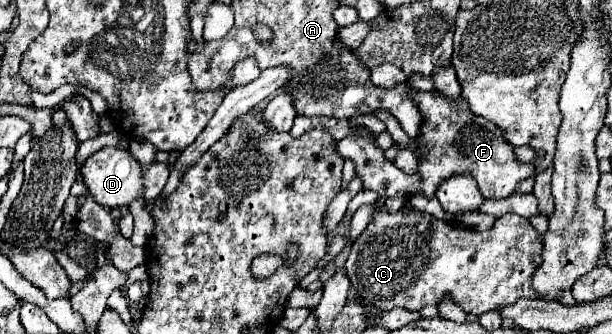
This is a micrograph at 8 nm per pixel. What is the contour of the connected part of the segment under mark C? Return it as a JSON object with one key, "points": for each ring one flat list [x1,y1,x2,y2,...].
{"points":[[381,207,375,209,369,225,365,227,365,231,357,237,357,241,351,245,351,253,347,257,347,263,345,263,345,271,347,271,347,277,351,281,351,285,355,287,355,291,359,293,361,301,369,307,375,307,375,309,383,309,383,311,391,311,393,307,401,307,401,309,407,309,407,311,421,311,425,305,439,305,447,295,451,297,451,301,455,305,459,305,465,313,473,313,473,315,481,315,485,311,493,311,493,309,501,309,505,305,513,305,517,299,537,299,537,291,533,291,533,285,531,285,531,277,533,277,533,271,537,271,537,267,541,265,541,241,539,241,539,235,537,231,533,229,533,225,525,219,525,217,519,217,515,213,507,213,503,217,499,217,493,225,493,229,489,231,473,231,473,229,465,229,461,225,453,225,453,223,445,223,445,221,439,221,439,219,433,219,431,215,425,215,425,213,419,213,419,211,409,211,405,213,403,209,399,209,397,213,389,213,389,211,383,211]]}

